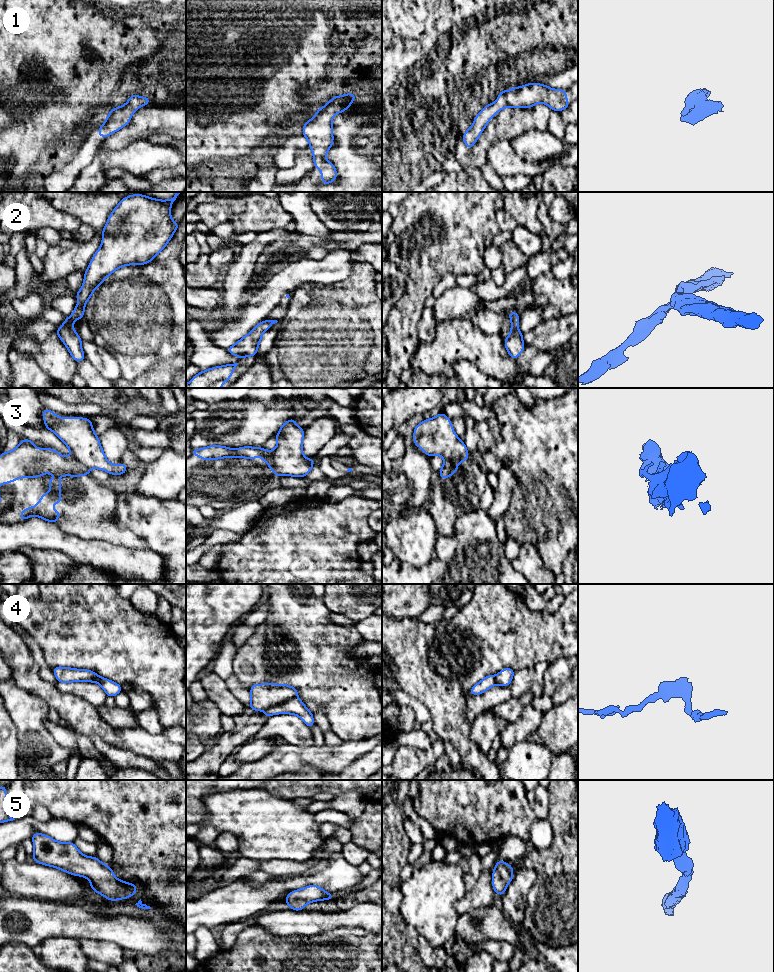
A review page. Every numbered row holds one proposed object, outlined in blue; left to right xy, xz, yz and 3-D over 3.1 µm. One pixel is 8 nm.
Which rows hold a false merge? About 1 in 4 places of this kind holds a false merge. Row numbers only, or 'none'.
3

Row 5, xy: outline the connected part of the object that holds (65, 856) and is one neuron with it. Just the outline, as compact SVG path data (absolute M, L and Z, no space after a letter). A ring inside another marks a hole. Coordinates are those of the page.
M38 832L33 834L31 840L34 844L32 860L73 876L87 878L91 889L110 901L127 899L138 889L135 884L117 879L114 870L97 857L83 855L74 842L61 843Z

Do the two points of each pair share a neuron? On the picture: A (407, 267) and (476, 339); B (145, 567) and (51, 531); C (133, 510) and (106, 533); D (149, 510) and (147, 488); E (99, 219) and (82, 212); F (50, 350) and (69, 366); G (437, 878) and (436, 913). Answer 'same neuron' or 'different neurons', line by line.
A: different neurons
B: same neuron
C: different neurons
D: different neurons
E: same neuron
F: same neuron
G: same neuron

